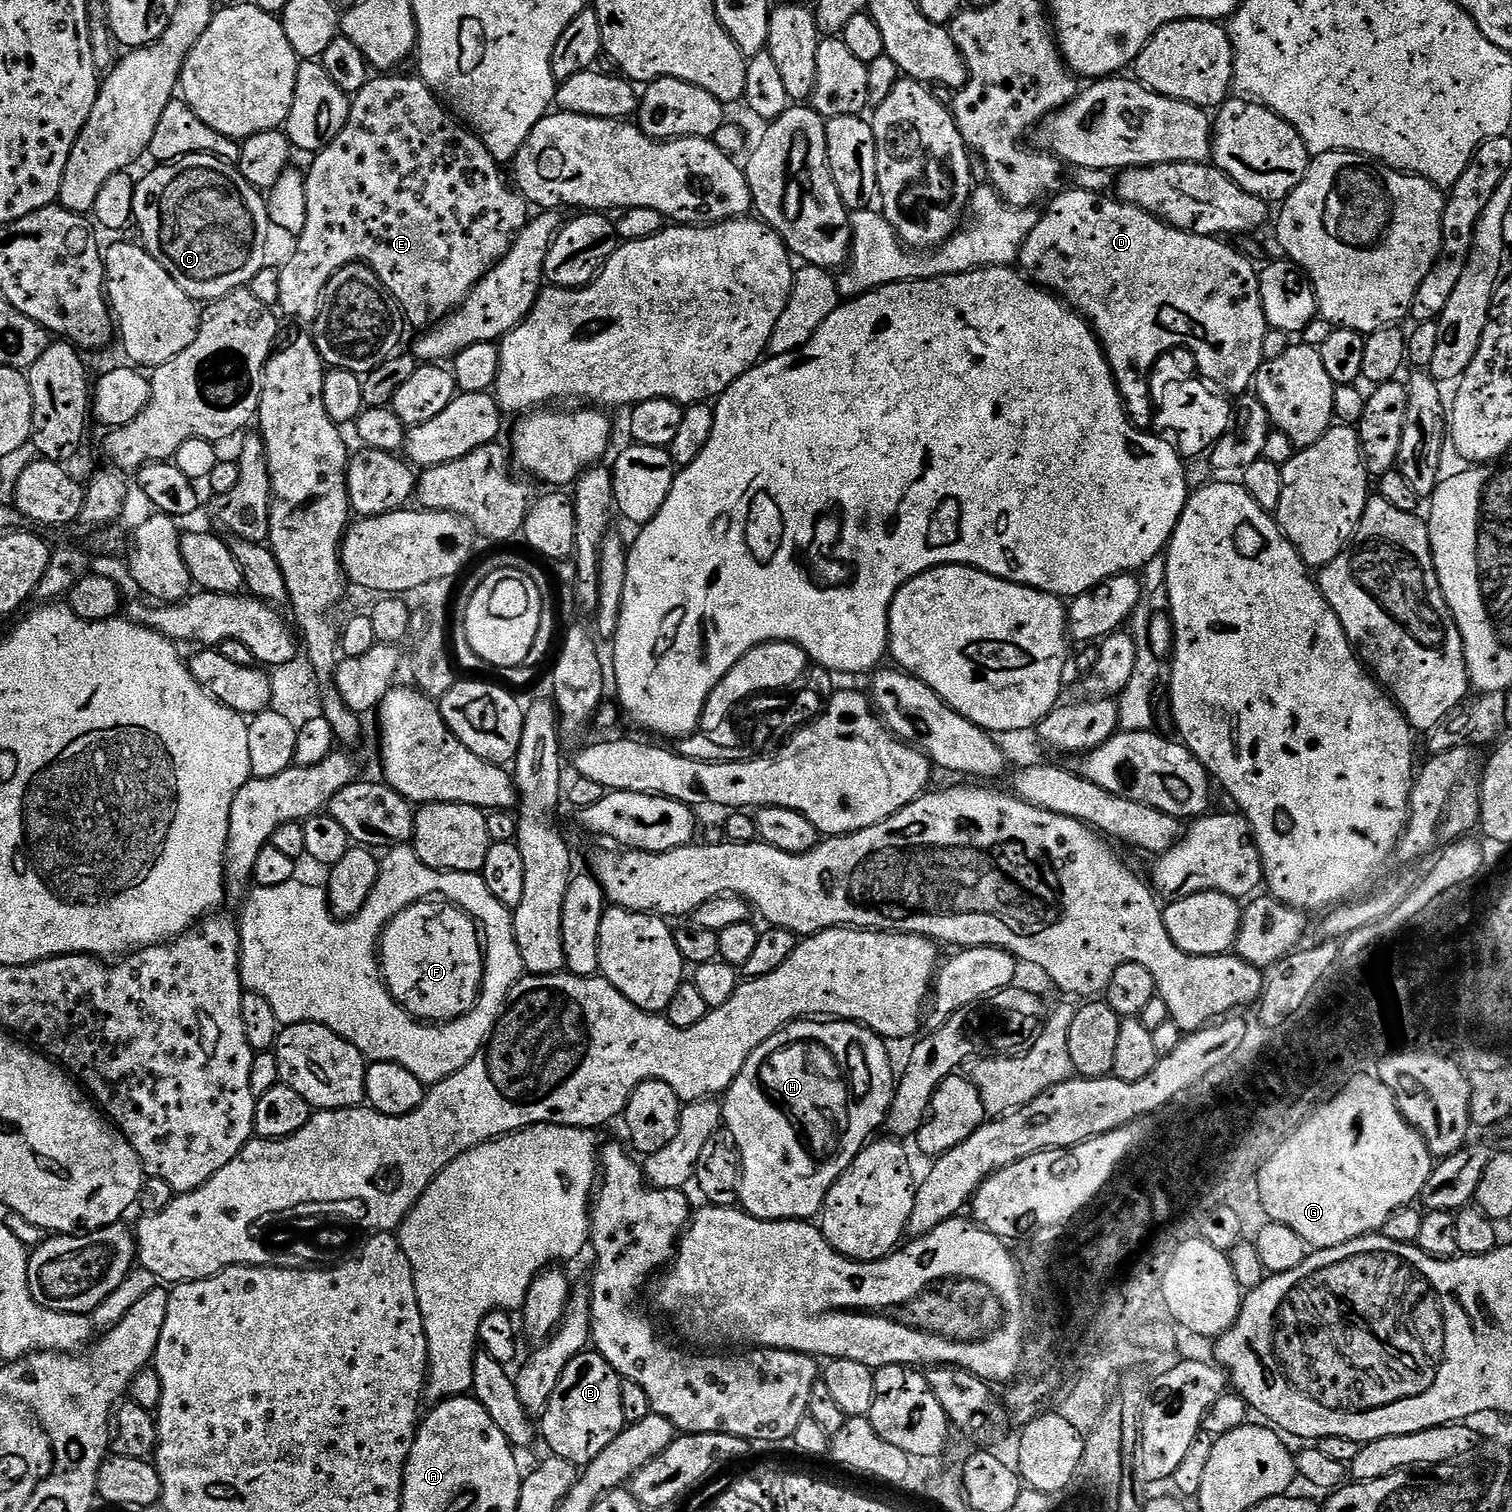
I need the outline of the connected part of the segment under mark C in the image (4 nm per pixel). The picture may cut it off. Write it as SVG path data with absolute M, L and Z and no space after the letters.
M185 156L183 160L153 169L136 180L134 194L132 215L135 227L140 227L142 247L197 302L215 302L234 290L249 287L254 274L265 268L263 258L269 225L265 197L246 182L239 170L216 156Z

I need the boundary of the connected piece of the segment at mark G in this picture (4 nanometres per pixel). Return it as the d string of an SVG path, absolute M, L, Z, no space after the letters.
M1372 1074L1354 1077L1332 1101L1327 1101L1290 1134L1258 1174L1261 1204L1269 1221L1290 1226L1313 1249L1342 1246L1347 1240L1379 1233L1394 1210L1421 1199L1434 1167L1426 1142L1404 1121L1394 1094Z

